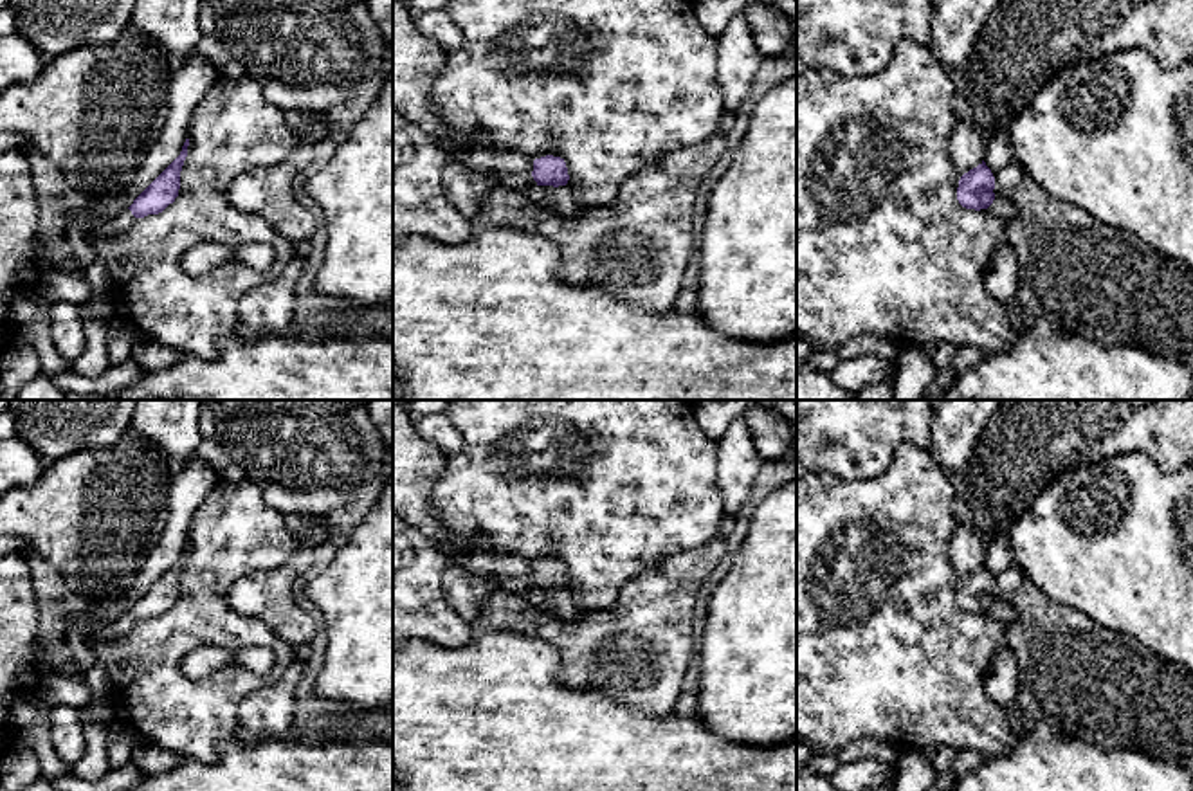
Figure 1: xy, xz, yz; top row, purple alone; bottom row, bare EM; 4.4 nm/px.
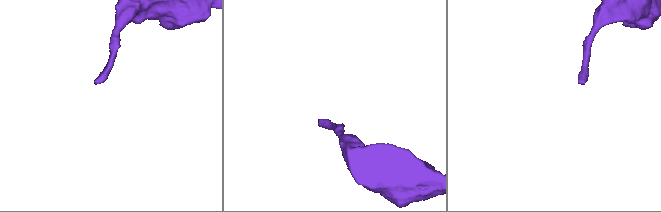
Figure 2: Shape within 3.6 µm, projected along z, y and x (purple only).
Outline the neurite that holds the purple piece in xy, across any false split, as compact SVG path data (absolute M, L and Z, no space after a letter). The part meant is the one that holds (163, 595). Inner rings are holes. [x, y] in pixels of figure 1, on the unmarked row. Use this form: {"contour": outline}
{"contour": "M189 542L180 559L133 604L133 607L114 622L105 622L96 632L97 641L126 634L135 622L162 616L175 605L180 593L180 575L187 560Z"}

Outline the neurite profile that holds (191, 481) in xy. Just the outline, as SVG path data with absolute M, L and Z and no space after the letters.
M187 459L177 465L168 486L168 523L159 542L148 551L132 587L115 602L92 605L68 618L68 629L85 622L114 622L128 613L133 604L180 559L187 542L193 514L220 481L214 467L204 459Z

